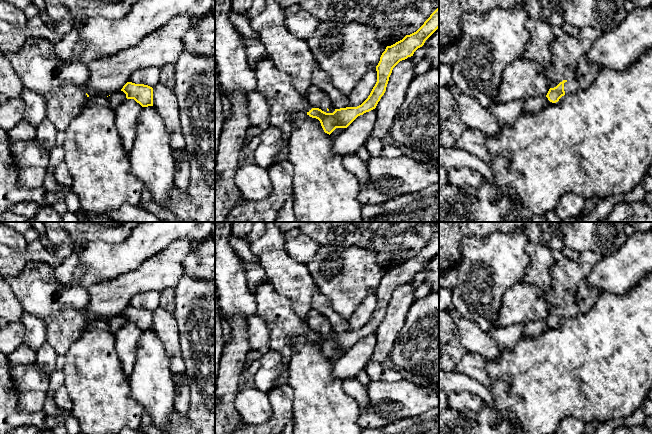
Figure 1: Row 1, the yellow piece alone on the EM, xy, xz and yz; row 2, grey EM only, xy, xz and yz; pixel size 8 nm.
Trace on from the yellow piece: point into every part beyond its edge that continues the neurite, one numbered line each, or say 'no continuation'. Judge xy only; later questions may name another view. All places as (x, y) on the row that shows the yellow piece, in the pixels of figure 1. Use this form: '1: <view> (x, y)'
1: xy (61, 83)

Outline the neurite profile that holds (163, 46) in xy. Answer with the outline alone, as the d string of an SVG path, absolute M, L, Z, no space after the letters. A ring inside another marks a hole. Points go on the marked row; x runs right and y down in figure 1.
M178 15L149 33L135 46L89 62L85 92L89 96L107 97L121 90L131 75L139 70L175 64L184 51L184 35L200 17Z

